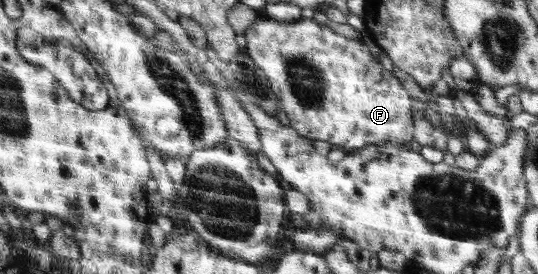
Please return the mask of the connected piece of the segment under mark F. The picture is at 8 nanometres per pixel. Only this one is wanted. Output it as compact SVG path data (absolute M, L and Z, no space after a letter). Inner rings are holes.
M262 17L250 25L242 36L245 51L268 78L269 86L281 101L281 110L290 120L290 127L300 136L328 142L332 147L342 147L347 154L380 143L401 147L411 142L414 119L408 92L396 76L382 68L361 39L337 34L330 26L320 24L314 18L282 22Z

